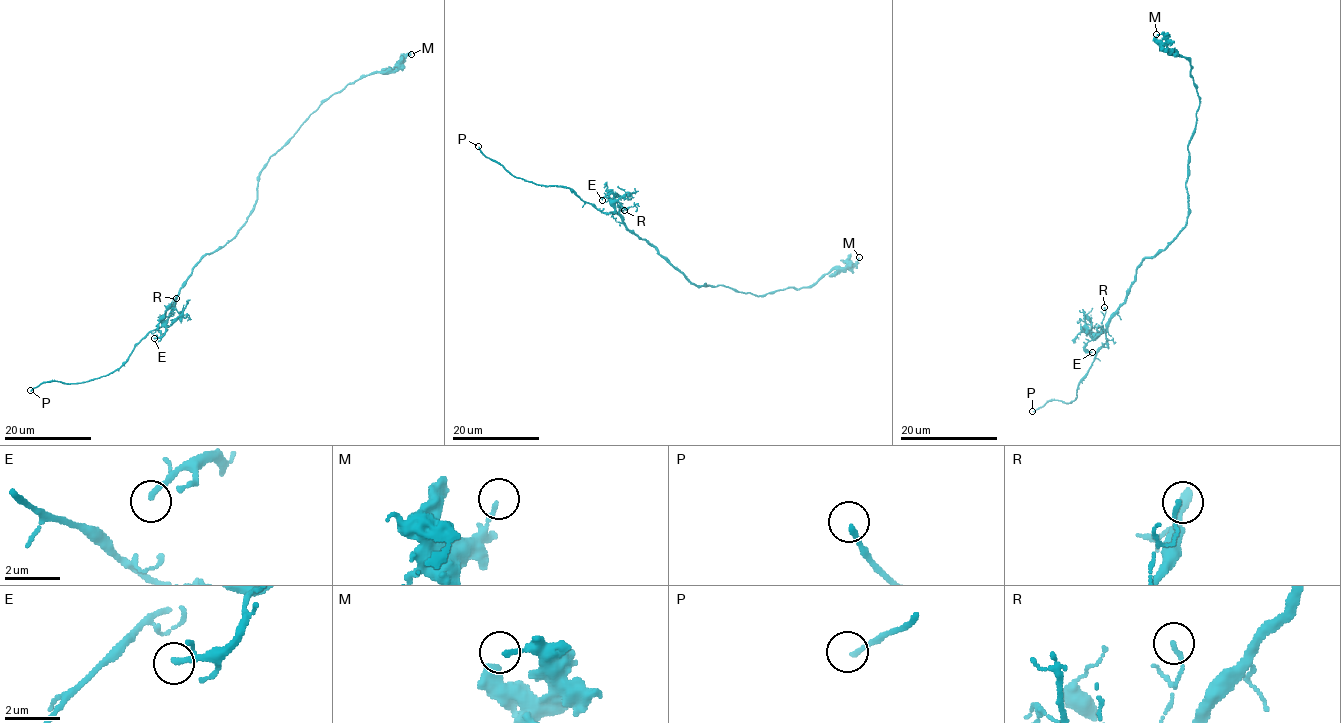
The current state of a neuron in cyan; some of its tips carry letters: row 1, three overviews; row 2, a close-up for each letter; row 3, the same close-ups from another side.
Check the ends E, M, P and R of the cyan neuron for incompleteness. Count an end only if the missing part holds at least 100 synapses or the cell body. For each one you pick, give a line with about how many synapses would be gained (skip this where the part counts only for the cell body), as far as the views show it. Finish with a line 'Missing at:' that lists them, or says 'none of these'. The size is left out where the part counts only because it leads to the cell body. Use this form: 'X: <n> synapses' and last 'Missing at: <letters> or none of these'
Missing at: P

